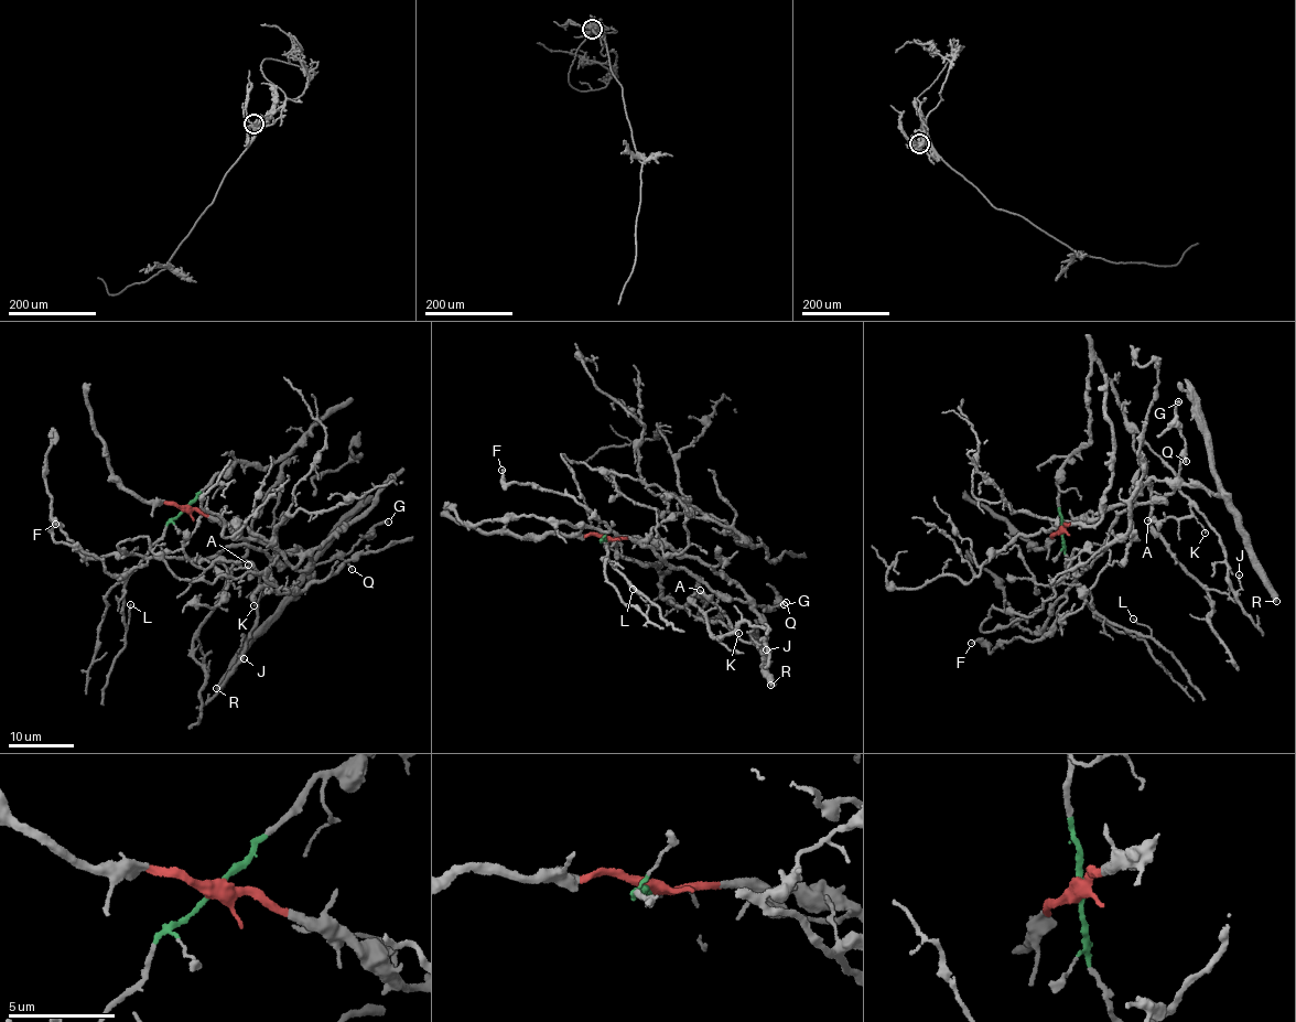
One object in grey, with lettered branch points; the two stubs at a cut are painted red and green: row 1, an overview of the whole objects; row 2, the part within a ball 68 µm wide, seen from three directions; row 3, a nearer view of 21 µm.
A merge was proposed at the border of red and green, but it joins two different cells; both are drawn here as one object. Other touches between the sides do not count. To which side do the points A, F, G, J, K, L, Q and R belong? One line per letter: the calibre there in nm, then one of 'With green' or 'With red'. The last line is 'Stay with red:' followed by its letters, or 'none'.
A: Thickness 240 nm. With green
F: Thickness 180 nm. With red
G: Thickness 240 nm. With red
J: Thickness 110 nm. With green
K: Thickness 90 nm. With green
L: Thickness 100 nm. With green
Q: Thickness 100 nm. With red
R: Thickness 460 nm. With red
Stay with red: F, G, Q, R

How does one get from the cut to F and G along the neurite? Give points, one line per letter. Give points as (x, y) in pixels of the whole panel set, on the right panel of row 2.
F: (1062, 530), (1153, 479), (1172, 485), (1115, 515), (1038, 639), (989, 652), (971, 644)
G: (1062, 530), (1086, 514), (1093, 519), (1129, 502), (1151, 480), (1179, 475), (1186, 453), (1175, 409), (1178, 401)

